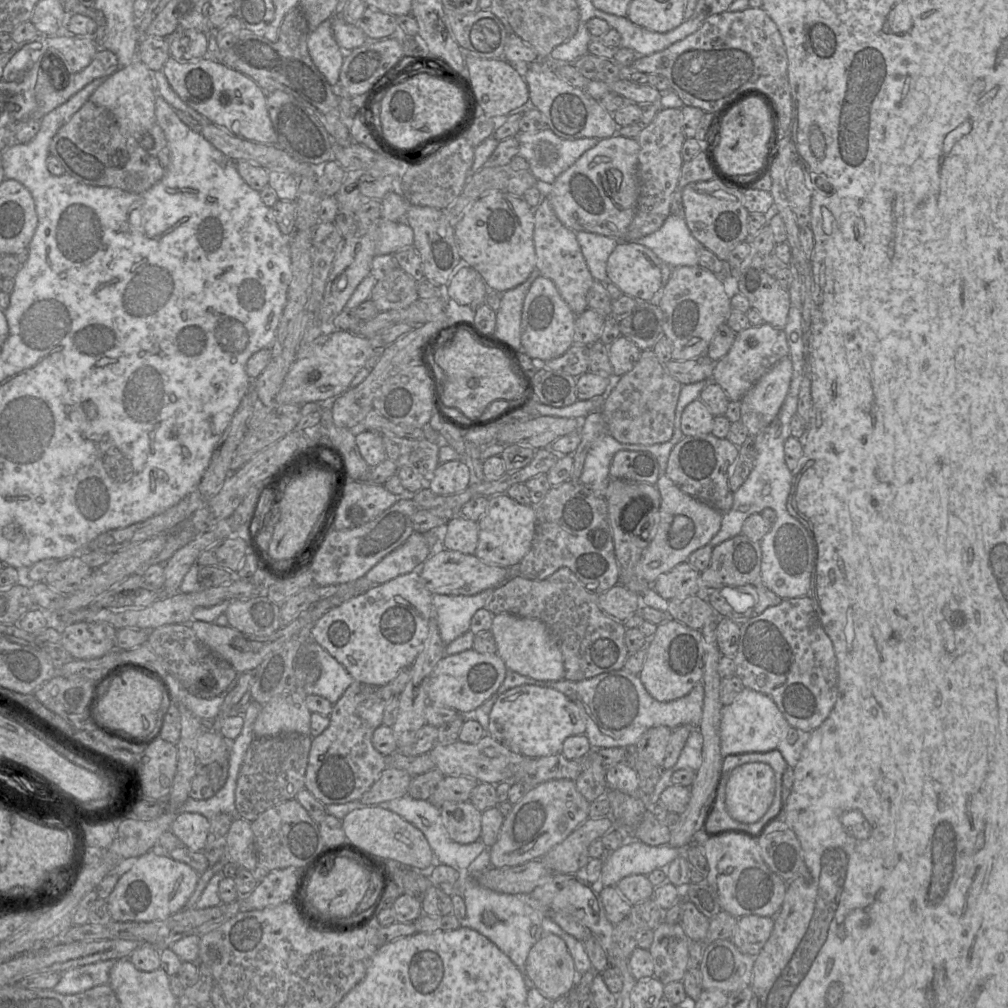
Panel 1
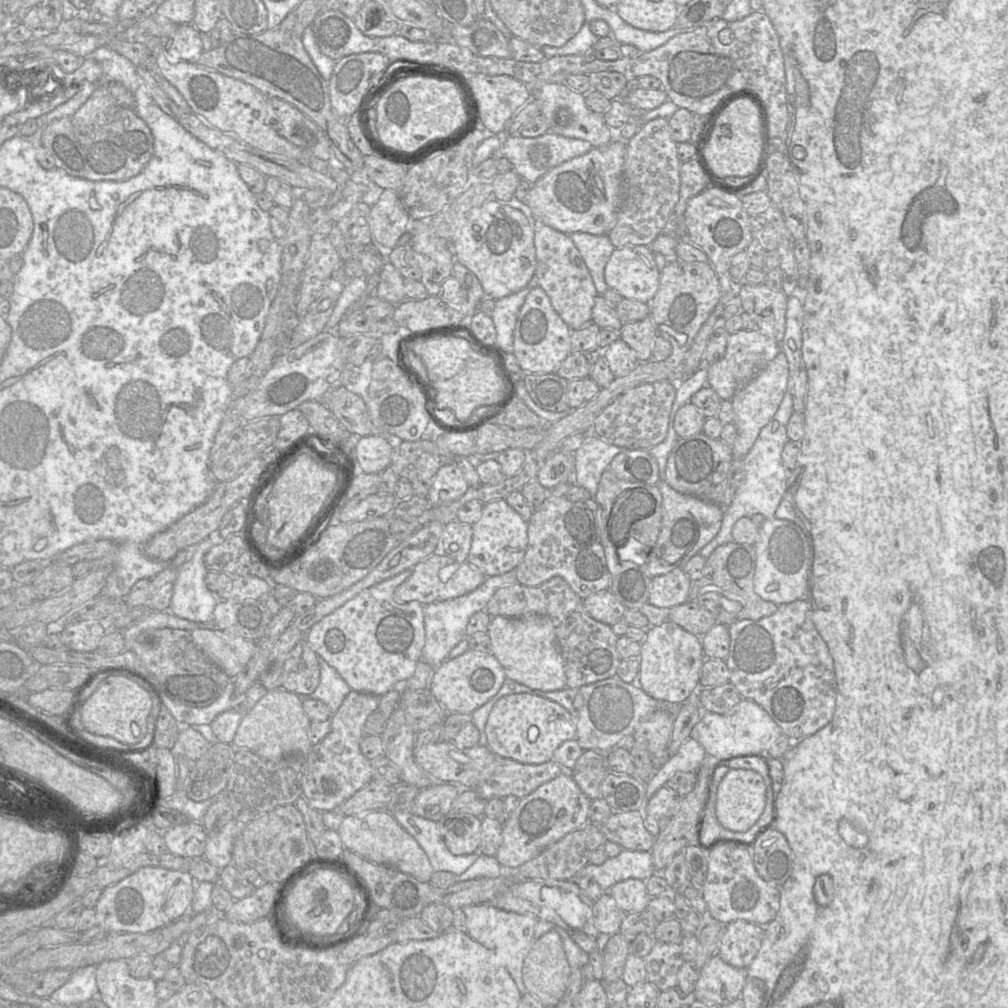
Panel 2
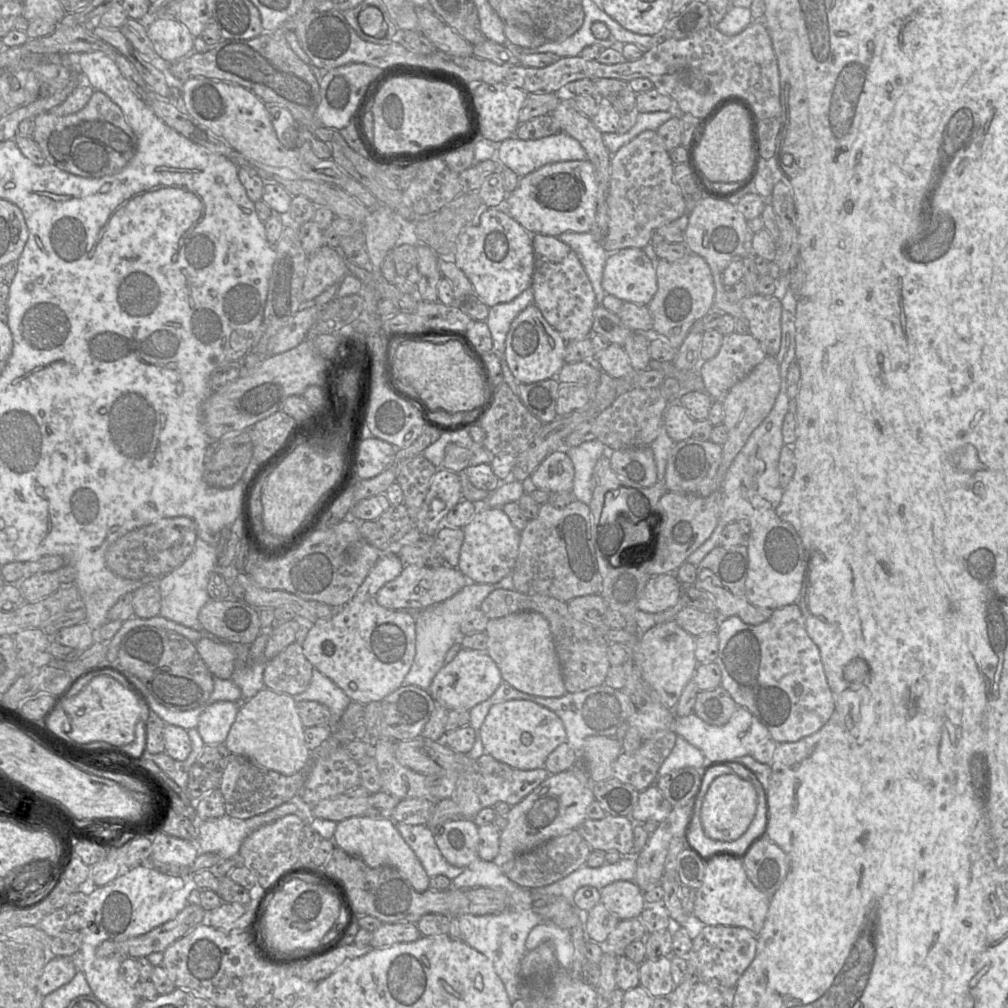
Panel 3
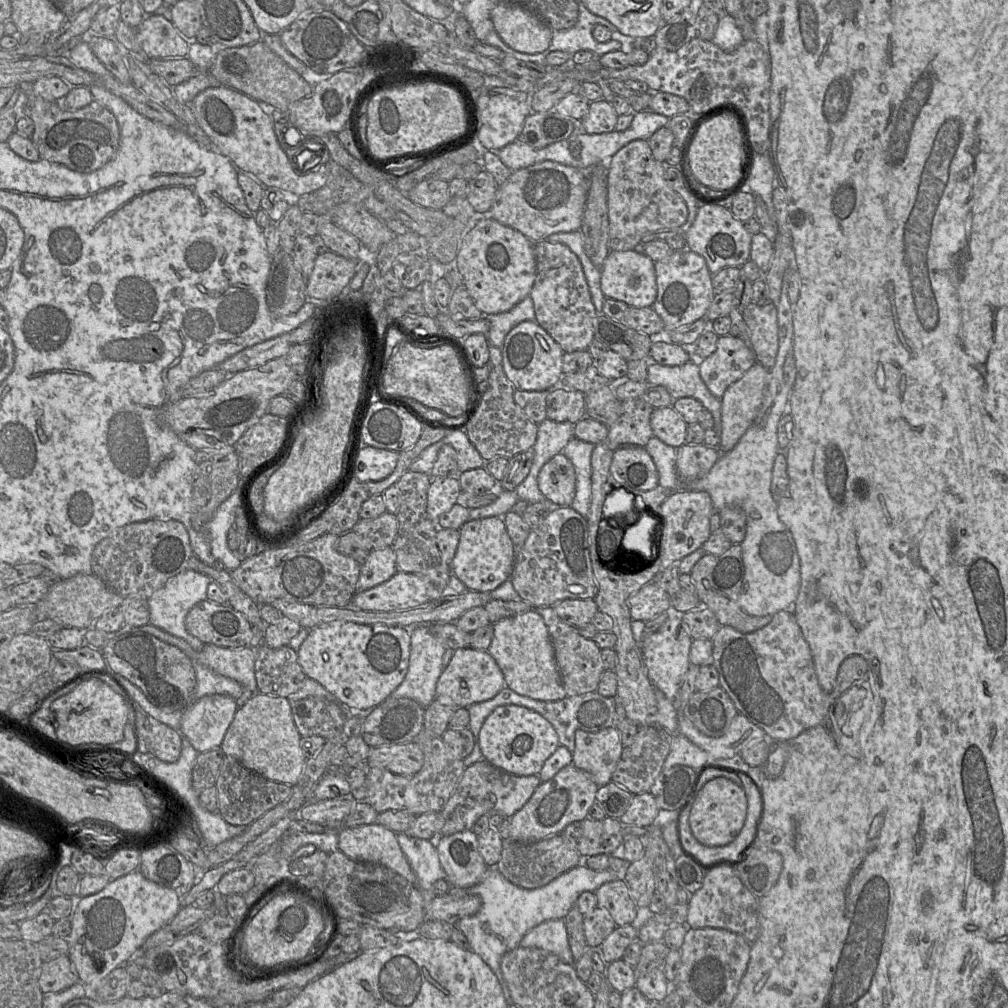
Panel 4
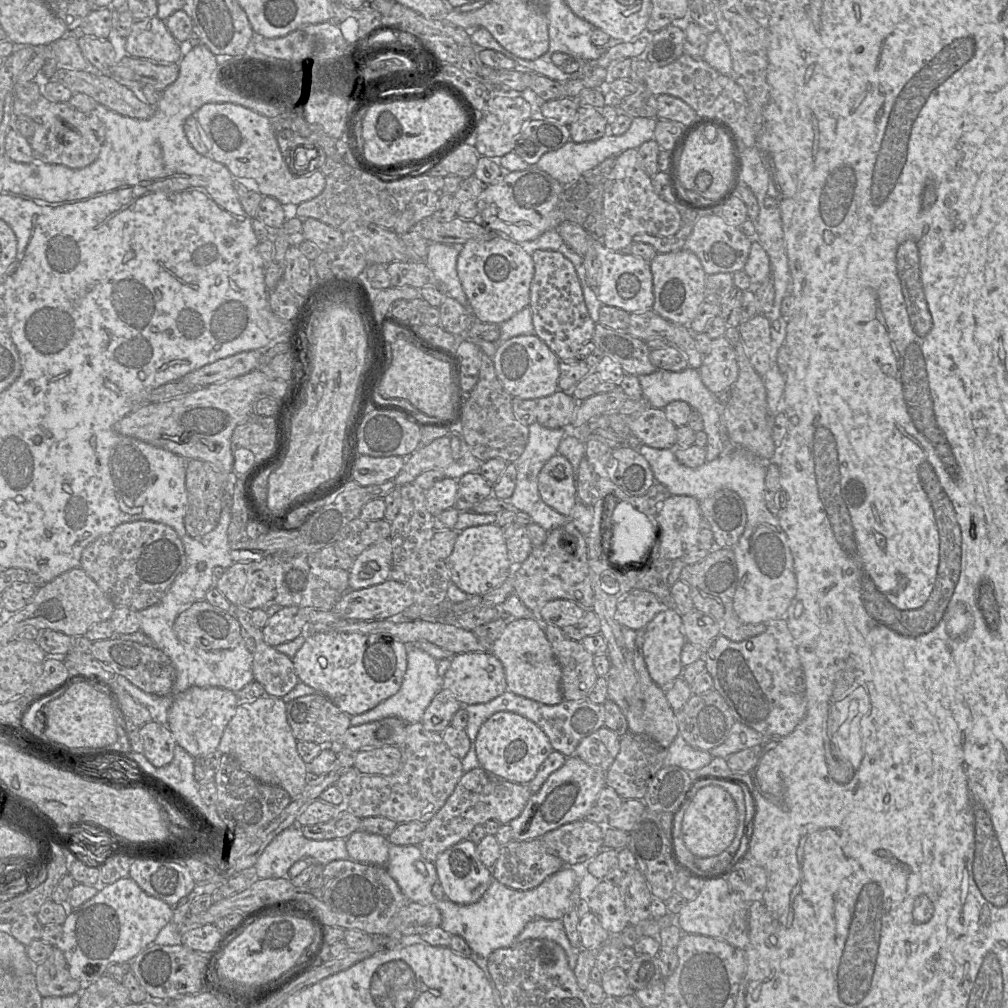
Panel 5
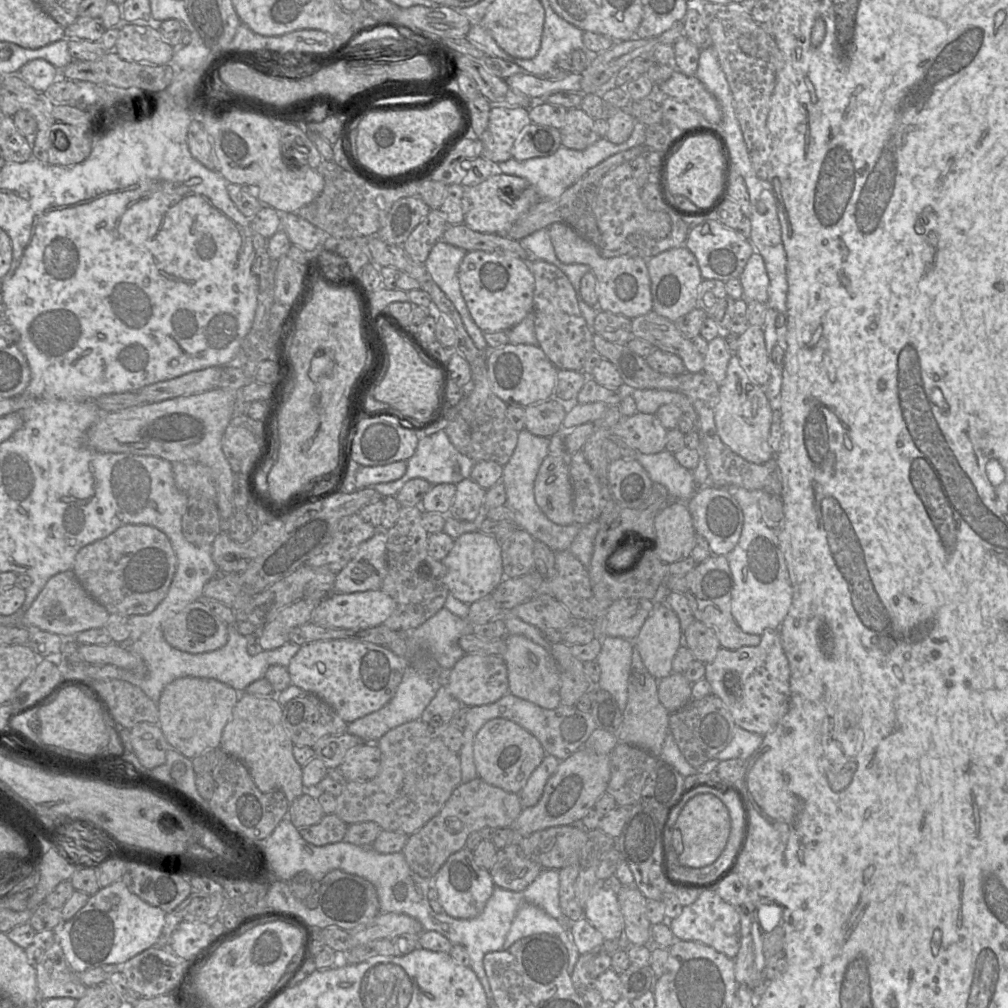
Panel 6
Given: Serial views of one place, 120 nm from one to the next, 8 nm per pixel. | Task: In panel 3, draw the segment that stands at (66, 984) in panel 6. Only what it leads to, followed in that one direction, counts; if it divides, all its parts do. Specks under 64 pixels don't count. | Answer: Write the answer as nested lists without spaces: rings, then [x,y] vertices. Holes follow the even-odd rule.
[[[50,957],[38,981],[38,990],[43,997],[69,983],[77,972],[73,959]]]

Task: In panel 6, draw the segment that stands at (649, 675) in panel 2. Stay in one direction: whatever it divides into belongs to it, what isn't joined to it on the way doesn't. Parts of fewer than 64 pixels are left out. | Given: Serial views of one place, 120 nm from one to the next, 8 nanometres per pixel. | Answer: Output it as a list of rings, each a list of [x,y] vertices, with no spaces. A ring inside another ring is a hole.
[[[655,604],[651,614],[644,622],[633,644],[638,648],[641,659],[649,673],[657,680],[669,676],[672,672],[672,660],[683,644],[680,620],[676,613],[664,604]]]

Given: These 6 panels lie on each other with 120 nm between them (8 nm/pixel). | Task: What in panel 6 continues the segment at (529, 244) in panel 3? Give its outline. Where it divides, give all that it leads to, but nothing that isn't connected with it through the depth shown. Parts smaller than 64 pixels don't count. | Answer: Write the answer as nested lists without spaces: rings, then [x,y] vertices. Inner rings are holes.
[[[467,252],[459,266],[459,283],[467,308],[483,332],[507,332],[532,312],[534,276],[530,265],[513,253]]]

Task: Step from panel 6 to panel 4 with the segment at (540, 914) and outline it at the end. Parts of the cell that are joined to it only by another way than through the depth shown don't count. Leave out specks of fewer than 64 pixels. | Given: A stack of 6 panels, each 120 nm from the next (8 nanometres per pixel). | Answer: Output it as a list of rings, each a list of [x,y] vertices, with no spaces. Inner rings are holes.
[[[564,919],[545,921],[531,929],[519,942],[520,947],[537,947],[557,955],[567,964],[574,965]]]

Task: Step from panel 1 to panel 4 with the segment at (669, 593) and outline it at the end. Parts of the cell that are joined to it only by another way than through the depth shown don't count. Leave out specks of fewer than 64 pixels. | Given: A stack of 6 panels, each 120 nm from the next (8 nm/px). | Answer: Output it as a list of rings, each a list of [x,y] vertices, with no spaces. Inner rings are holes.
[[[649,582],[628,599],[632,620],[647,622],[654,617],[671,611],[671,601],[667,592],[656,582]]]

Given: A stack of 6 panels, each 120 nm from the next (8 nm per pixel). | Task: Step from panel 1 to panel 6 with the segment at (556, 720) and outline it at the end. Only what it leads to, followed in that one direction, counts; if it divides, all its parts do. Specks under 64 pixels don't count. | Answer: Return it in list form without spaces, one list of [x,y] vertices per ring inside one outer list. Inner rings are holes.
[[[505,718],[489,720],[474,738],[473,757],[478,777],[510,793],[519,793],[522,790],[545,755],[543,746],[534,735]]]

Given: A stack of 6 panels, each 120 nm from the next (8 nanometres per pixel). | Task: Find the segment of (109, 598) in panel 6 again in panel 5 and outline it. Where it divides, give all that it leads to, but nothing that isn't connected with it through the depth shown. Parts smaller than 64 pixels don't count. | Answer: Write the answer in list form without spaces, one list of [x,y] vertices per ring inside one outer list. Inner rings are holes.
[[[151,520],[118,525],[83,551],[80,567],[94,580],[115,606],[140,611],[158,603],[186,567],[184,546],[169,526]]]

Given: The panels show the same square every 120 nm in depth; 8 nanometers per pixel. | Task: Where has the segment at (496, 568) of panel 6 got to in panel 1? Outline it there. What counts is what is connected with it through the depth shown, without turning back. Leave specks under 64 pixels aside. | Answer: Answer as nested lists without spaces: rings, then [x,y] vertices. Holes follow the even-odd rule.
[[[506,493],[495,495],[489,498],[488,509],[478,526],[478,544],[474,555],[487,565],[513,569],[531,548],[535,532],[535,507],[519,504]]]

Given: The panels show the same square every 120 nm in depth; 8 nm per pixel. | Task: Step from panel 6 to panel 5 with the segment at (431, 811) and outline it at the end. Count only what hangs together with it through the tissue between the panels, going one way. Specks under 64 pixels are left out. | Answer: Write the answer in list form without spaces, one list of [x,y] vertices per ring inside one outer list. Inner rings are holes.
[[[421,722],[408,724],[402,741],[395,744],[401,752],[401,767],[392,775],[361,775],[357,787],[341,808],[360,819],[386,817],[397,824],[428,823],[444,806],[463,776],[462,762],[453,756],[442,735],[428,731]]]

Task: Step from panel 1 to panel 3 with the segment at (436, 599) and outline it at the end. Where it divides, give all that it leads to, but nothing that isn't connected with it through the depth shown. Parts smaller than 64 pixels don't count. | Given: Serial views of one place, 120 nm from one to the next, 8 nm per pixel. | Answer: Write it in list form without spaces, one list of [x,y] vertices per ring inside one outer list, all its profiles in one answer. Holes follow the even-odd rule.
[[[507,575],[495,584],[469,582],[451,598],[416,613],[416,653],[402,686],[417,686],[429,690],[434,677],[445,665],[444,659],[448,650],[461,638],[460,625],[464,618],[474,609],[480,609],[485,598],[497,589],[515,590],[512,575]]]

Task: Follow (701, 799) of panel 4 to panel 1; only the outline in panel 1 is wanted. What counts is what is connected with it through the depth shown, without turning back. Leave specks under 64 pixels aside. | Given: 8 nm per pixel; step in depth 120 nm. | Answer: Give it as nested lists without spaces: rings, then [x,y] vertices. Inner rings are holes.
[[[763,762],[745,763],[734,768],[726,783],[728,814],[741,823],[755,823],[769,809],[775,794],[775,775]]]

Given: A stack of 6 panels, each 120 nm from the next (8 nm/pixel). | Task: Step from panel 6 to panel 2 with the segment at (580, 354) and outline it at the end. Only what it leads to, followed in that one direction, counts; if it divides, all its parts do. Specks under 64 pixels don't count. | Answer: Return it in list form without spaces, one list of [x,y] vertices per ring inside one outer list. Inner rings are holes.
[[[533,220],[534,246],[536,249],[536,269],[538,286],[550,299],[551,305],[571,330],[578,330],[592,321],[592,308],[598,295],[590,272],[568,234],[557,231],[540,220]]]

